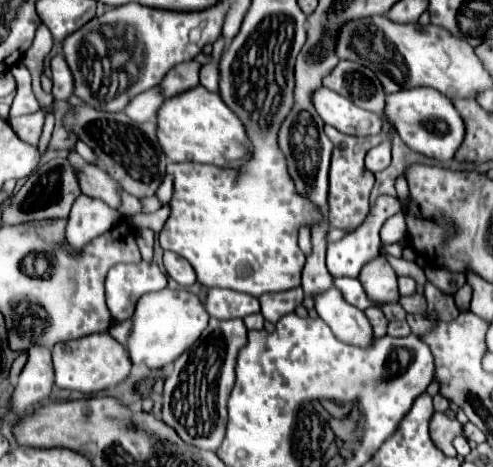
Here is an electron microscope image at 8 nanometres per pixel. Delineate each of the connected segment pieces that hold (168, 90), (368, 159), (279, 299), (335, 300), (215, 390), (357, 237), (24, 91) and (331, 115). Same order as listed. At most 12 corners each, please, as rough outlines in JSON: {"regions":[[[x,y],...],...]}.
{"regions":[[[197,60],[177,64],[161,82],[163,96],[199,84]],[[385,138],[365,156],[371,172],[381,172],[391,164],[391,142]],[[303,288],[259,296],[265,320],[277,322],[303,304]],[[335,286],[315,296],[319,318],[339,340],[369,348],[367,316]],[[211,318],[163,386],[163,422],[217,450],[243,320]],[[379,196],[359,228],[327,246],[333,278],[357,278],[379,256],[395,196]],[[23,62],[11,68],[17,80],[17,94],[11,116],[39,110],[31,90],[31,74]],[[329,88],[313,92],[325,124],[349,136],[381,134],[381,116]]]}

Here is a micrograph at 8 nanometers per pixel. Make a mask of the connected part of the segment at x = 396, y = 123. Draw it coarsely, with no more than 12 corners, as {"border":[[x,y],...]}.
{"border":[[435,88],[387,96],[385,116],[415,152],[449,160],[465,124]]}

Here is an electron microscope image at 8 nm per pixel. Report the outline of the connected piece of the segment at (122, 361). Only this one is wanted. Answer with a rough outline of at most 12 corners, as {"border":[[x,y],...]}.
{"border":[[109,332],[59,342],[55,384],[85,394],[117,386],[131,358]]}

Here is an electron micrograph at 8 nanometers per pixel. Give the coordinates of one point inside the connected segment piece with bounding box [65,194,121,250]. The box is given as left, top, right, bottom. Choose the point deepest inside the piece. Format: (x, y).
(89, 217)

